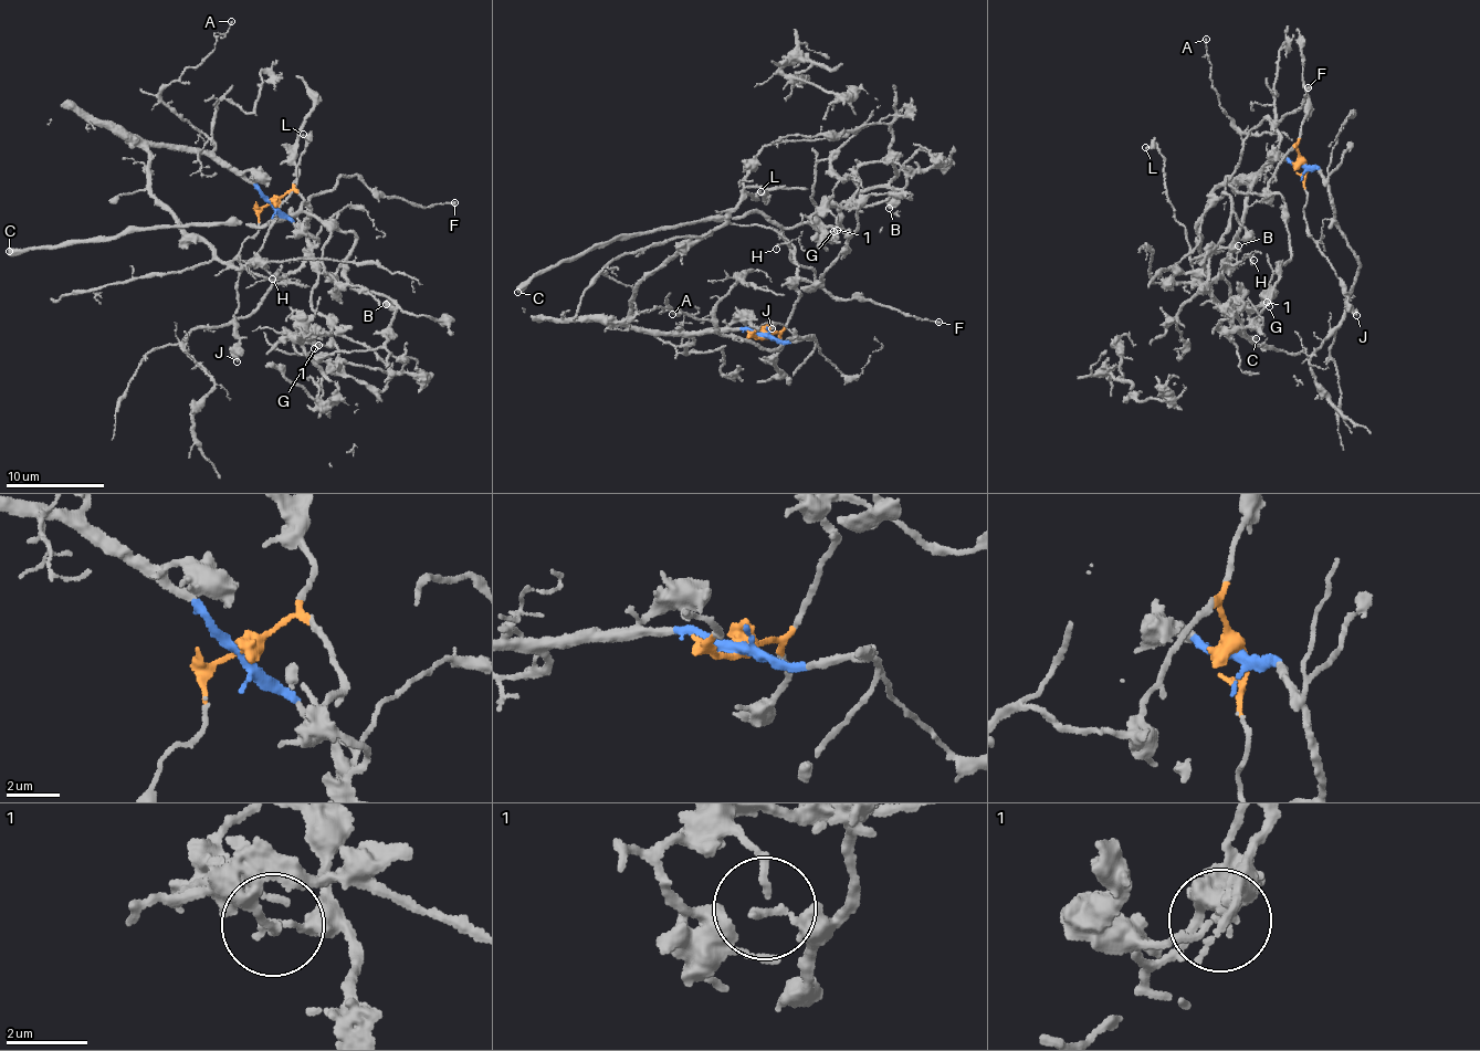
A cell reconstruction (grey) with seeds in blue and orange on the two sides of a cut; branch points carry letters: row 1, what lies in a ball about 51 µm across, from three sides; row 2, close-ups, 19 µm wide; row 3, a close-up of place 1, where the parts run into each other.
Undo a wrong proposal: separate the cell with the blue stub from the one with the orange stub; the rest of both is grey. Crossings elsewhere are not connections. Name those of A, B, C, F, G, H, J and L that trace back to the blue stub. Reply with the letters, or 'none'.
A, H, L

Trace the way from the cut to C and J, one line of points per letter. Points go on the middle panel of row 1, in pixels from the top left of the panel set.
C: (765, 336), (786, 326), (794, 313), (797, 276), (794, 247), (755, 212), (617, 235), (547, 265), (517, 292)
J: (765, 336), (754, 334), (757, 329), (747, 324), (747, 317), (756, 328), (770, 323), (773, 327)

